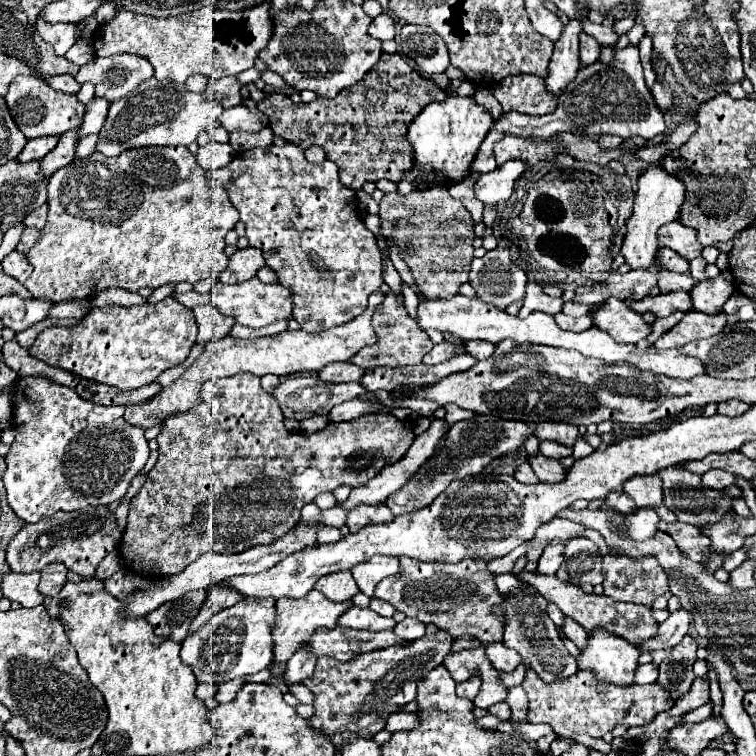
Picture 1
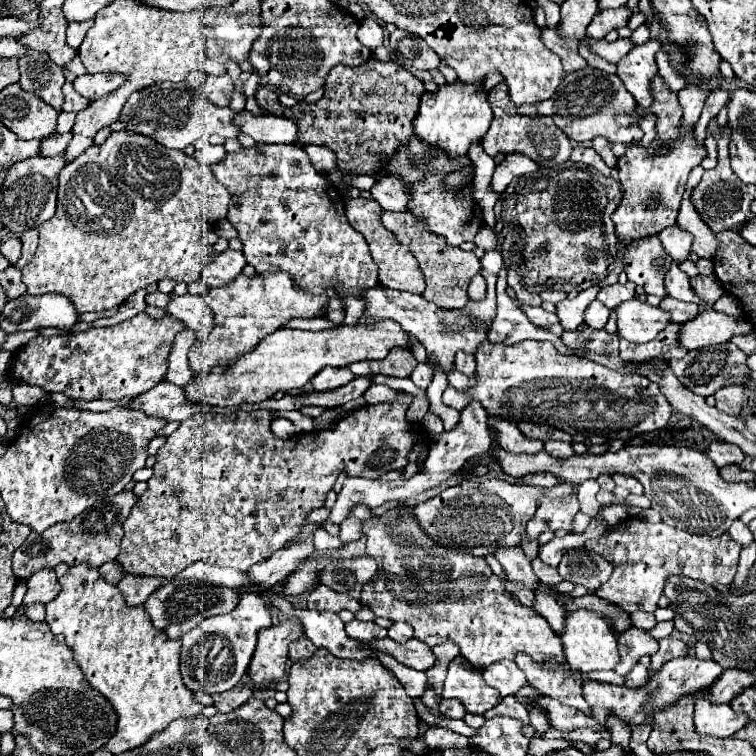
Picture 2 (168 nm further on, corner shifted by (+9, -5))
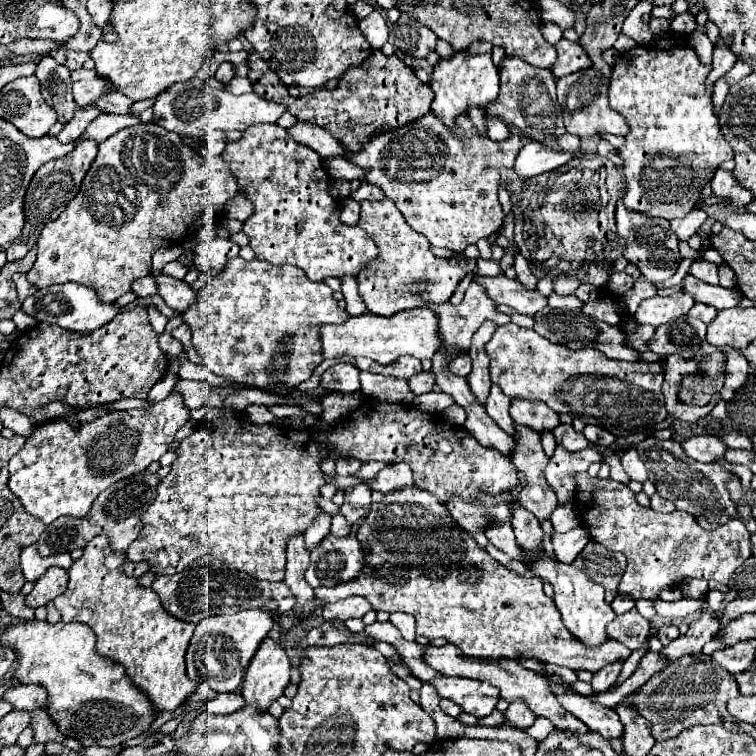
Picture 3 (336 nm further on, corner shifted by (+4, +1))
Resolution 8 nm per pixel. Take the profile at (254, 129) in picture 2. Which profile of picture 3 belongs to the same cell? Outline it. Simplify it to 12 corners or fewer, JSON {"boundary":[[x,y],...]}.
{"boundary":[[429,112],[345,152],[317,124],[287,128],[385,190],[415,232],[463,252],[501,228],[523,144],[449,130]]}

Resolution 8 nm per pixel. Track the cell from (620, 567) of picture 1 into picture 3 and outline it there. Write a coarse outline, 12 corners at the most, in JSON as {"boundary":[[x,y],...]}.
{"boundary":[[575,474],[591,538],[629,562],[619,596],[727,584],[751,556],[741,520],[705,530],[627,484]]}

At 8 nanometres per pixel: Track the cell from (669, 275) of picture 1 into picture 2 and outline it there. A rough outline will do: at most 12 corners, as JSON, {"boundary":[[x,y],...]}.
{"boundary":[[658,236],[624,248],[624,272],[646,294],[664,298],[672,258]]}

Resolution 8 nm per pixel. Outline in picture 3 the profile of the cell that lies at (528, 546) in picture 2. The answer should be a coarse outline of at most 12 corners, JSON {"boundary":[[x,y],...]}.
{"boundary":[[515,506],[513,528],[527,556],[543,552],[541,524]]}

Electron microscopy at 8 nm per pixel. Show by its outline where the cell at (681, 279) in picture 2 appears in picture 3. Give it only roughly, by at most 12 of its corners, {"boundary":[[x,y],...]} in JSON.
{"boundary":[[685,276],[681,292],[717,310],[735,308],[739,290]]}

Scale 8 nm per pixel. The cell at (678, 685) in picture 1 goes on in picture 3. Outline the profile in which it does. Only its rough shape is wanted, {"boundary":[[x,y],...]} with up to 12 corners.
{"boundary":[[661,626],[657,636],[667,646],[679,636],[677,626]]}

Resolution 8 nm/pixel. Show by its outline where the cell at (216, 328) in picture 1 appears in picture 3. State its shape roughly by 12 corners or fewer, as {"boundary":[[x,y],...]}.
{"boundary":[[159,274],[165,304],[183,314],[197,302],[197,292],[183,280]]}

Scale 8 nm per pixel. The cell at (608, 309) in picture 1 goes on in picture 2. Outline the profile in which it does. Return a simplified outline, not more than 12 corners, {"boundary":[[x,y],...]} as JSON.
{"boundary":[[636,298],[618,306],[618,334],[654,340],[668,312]]}

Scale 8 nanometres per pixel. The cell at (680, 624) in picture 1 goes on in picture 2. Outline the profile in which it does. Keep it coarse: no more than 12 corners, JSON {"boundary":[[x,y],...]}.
{"boundary":[[630,628],[618,636],[620,664],[626,676],[640,656],[656,652],[658,640],[646,630]]}

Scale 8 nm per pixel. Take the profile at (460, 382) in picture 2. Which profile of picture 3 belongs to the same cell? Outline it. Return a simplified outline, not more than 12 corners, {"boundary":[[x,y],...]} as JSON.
{"boundary":[[485,322],[473,336],[469,356],[473,372],[467,376],[477,404],[489,396],[489,358],[485,342],[497,328]]}

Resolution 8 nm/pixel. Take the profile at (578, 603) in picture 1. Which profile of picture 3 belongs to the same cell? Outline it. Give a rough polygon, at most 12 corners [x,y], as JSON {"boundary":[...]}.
{"boundary":[[493,522],[489,542],[507,556],[521,560],[511,522]]}

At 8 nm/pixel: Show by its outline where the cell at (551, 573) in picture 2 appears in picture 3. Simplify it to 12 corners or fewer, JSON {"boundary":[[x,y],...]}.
{"boundary":[[631,610],[615,616],[607,634],[627,648],[643,648],[647,620]]}

